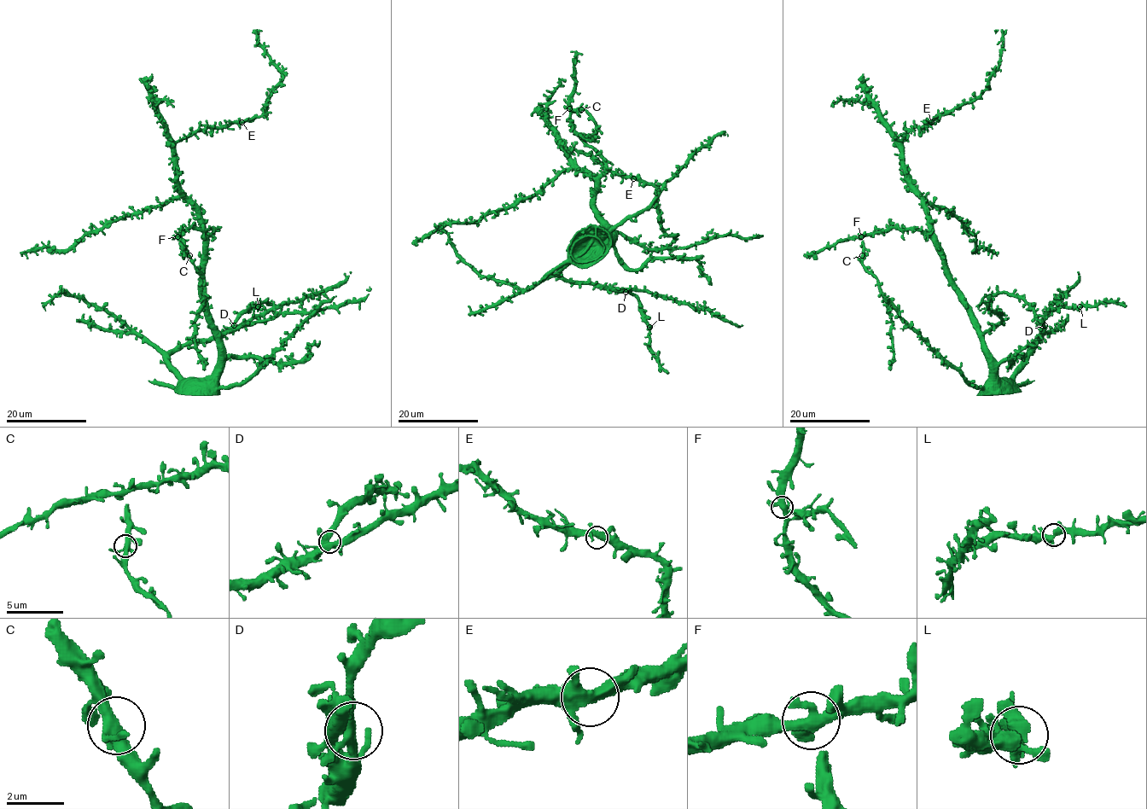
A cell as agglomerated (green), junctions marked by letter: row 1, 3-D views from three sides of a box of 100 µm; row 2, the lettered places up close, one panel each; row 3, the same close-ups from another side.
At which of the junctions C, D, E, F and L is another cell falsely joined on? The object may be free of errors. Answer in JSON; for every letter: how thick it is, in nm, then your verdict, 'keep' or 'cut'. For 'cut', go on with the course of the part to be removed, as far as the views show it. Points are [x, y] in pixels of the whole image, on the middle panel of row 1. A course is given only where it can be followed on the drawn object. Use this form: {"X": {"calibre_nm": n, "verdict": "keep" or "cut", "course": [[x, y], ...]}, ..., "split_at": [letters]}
{"C": {"calibre_nm": 400, "verdict": "keep"}, "D": {"calibre_nm": 360, "verdict": "keep"}, "E": {"calibre_nm": 400, "verdict": "keep"}, "F": {"calibre_nm": 400, "verdict": "keep"}, "L": {"calibre_nm": 400, "verdict": "keep"}, "split_at": []}

